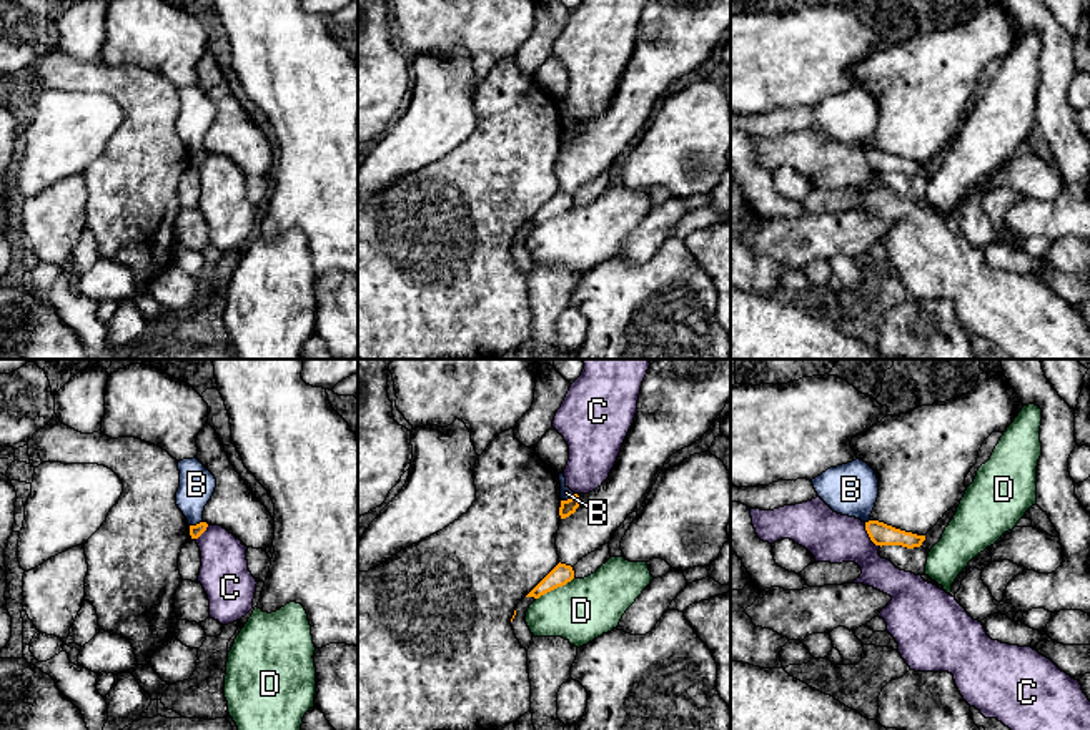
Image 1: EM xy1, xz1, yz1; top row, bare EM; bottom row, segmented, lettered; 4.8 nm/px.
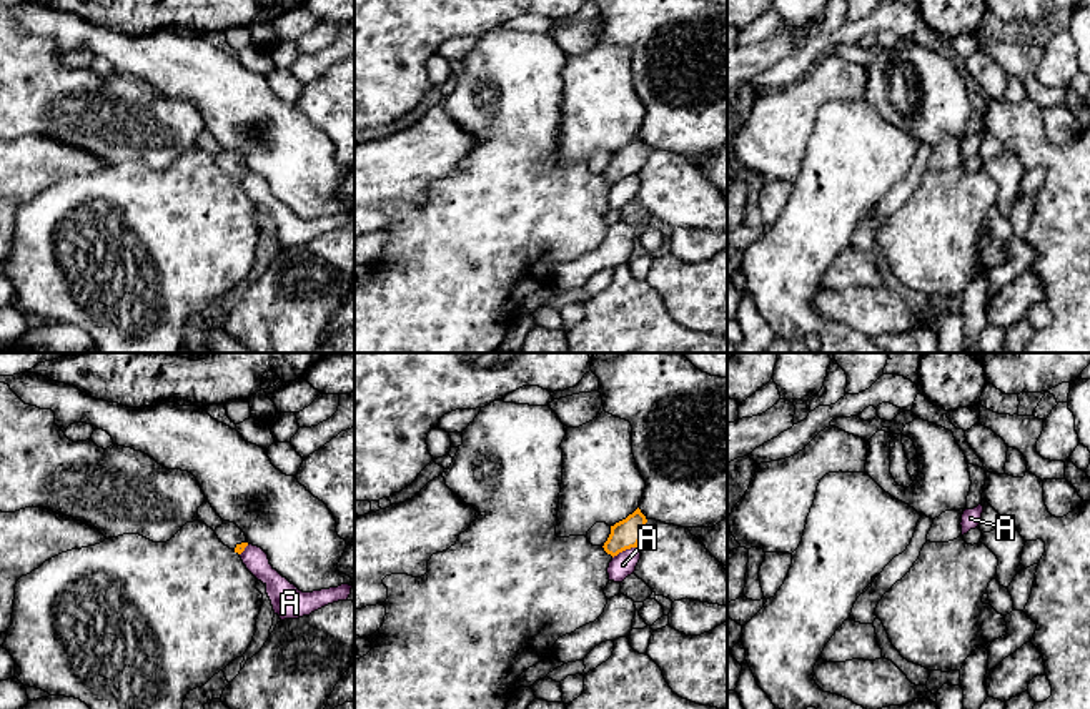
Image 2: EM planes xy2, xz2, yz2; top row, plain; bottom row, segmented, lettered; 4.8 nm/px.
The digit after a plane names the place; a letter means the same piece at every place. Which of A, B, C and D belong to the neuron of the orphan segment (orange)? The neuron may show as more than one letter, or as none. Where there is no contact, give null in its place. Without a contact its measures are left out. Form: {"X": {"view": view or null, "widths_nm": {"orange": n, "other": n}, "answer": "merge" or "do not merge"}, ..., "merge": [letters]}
{"A": {"view": "xz2", "widths_nm": {"orange": 140, "other": 120}, "answer": "do not merge"}, "B": {"view": "xy1", "widths_nm": {"orange": 60, "other": 180}, "answer": "do not merge"}, "C": {"view": "yz1", "widths_nm": {"orange": 110, "other": 240}, "answer": "do not merge"}, "D": {"view": "xz1", "widths_nm": {"orange": 100, "other": 300}, "answer": "do not merge"}, "merge": []}

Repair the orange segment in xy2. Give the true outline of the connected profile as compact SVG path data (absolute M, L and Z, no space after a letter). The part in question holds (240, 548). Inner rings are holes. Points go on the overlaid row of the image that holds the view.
M223 521L223 524L215 529L215 534L225 546L238 554L248 546L245 533L235 523Z

